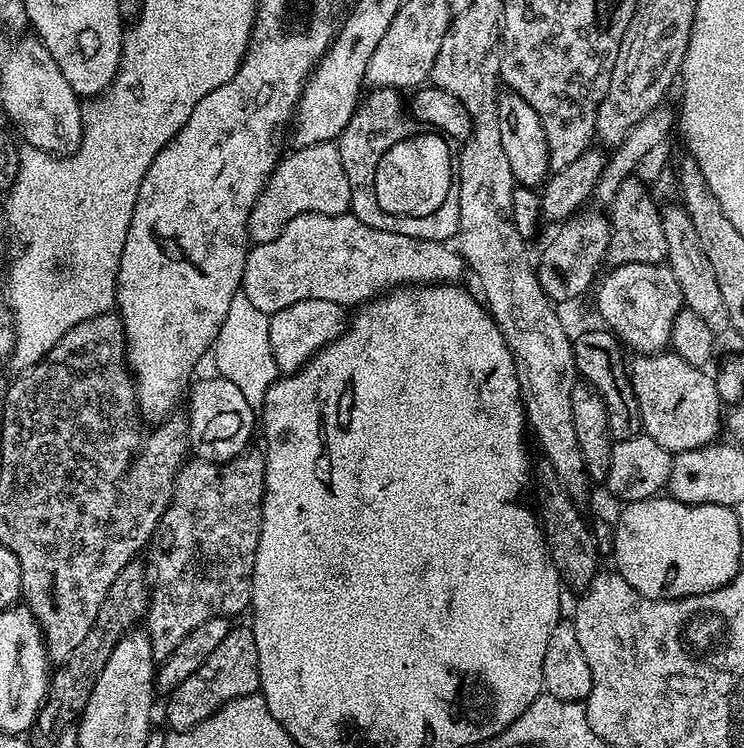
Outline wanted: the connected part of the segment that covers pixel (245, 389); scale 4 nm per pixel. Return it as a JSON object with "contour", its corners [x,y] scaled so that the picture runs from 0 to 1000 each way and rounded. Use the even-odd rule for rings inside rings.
{"contour":[[[325,388],[317,390],[285,464],[289,496],[320,516],[341,548],[353,541],[358,521],[374,503],[367,469],[363,468],[360,424],[358,417],[337,405]]]}

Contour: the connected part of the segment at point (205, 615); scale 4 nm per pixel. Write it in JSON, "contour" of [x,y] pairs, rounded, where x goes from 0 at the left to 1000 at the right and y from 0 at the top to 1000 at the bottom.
{"contour":[[[349,602],[327,604],[301,620],[258,612],[242,627],[231,668],[220,684],[220,694],[210,705],[210,715],[202,723],[202,765],[207,779],[202,786],[196,844],[204,878],[211,885],[228,880],[228,874],[234,874],[234,864],[239,864],[239,858],[245,858],[245,853],[250,853],[261,837],[272,837],[272,832],[282,832],[282,826],[317,826],[321,818],[335,817],[341,746],[352,709],[356,634],[355,604]]]}

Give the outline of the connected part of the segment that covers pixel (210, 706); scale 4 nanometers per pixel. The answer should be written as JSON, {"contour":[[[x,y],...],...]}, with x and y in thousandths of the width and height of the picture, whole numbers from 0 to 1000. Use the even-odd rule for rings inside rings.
{"contour":[[[315,837],[298,853],[296,862],[224,932],[226,973],[238,979],[249,979],[282,960],[301,941],[327,930],[337,930],[349,918],[349,897],[347,896],[347,864],[341,864],[341,848],[337,838]]]}

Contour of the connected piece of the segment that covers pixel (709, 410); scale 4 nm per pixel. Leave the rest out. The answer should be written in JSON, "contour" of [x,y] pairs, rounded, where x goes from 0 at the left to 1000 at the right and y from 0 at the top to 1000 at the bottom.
{"contour":[[[902,468],[859,472],[849,480],[845,503],[867,582],[905,607],[946,599],[966,584],[964,580],[968,572],[970,575],[968,547],[973,539],[966,532],[961,504],[956,499],[952,501],[946,492],[930,489]]]}

